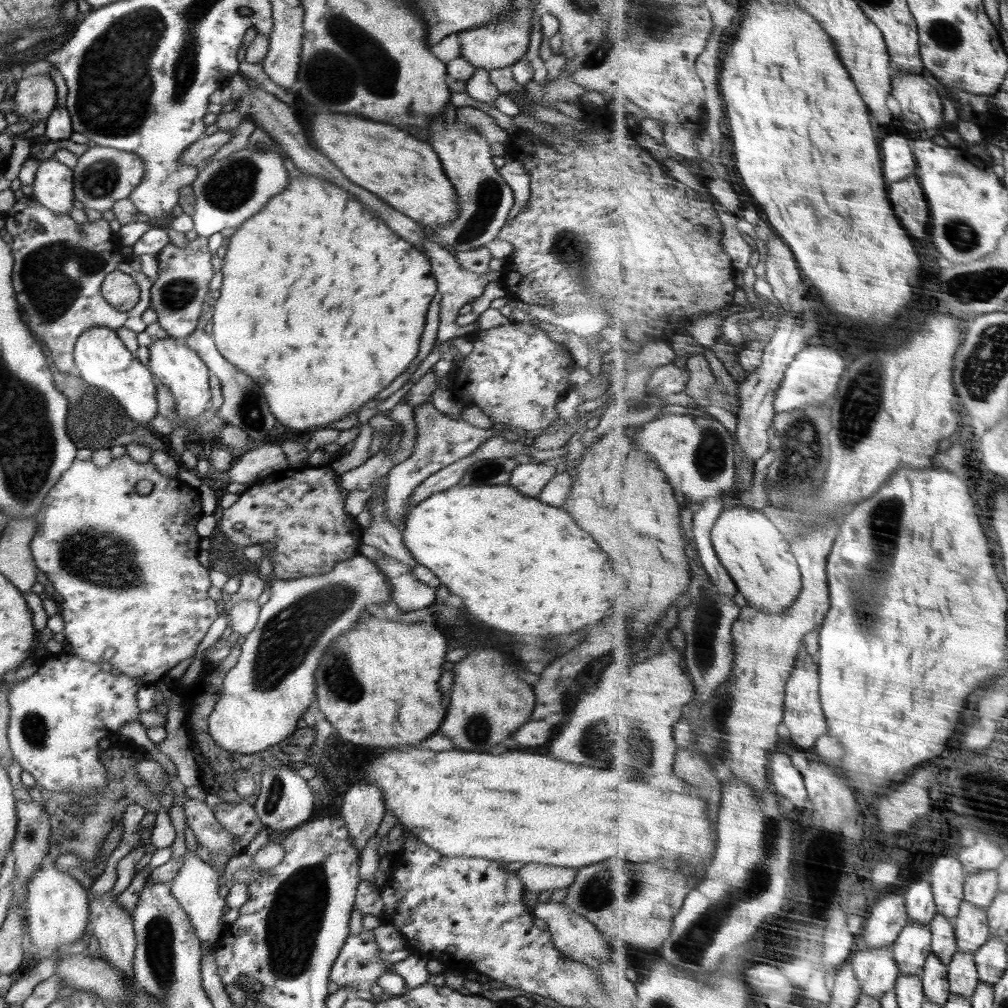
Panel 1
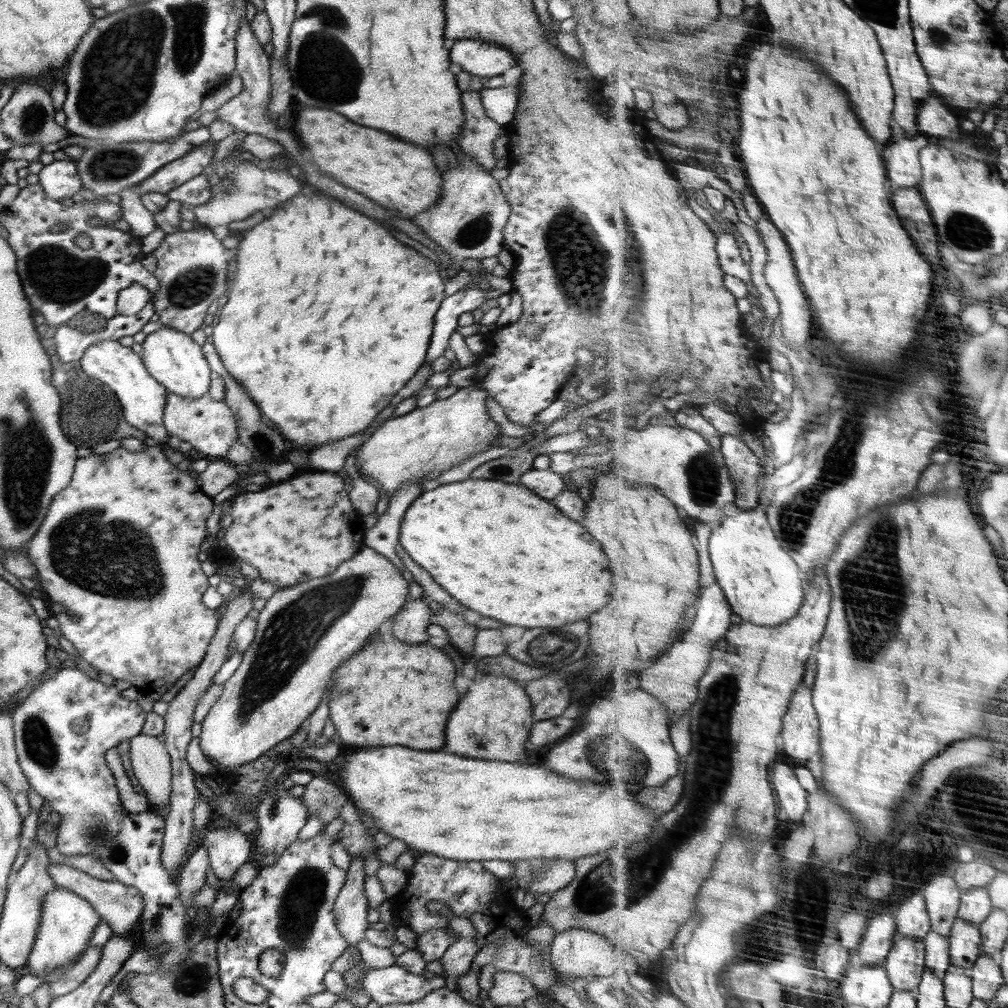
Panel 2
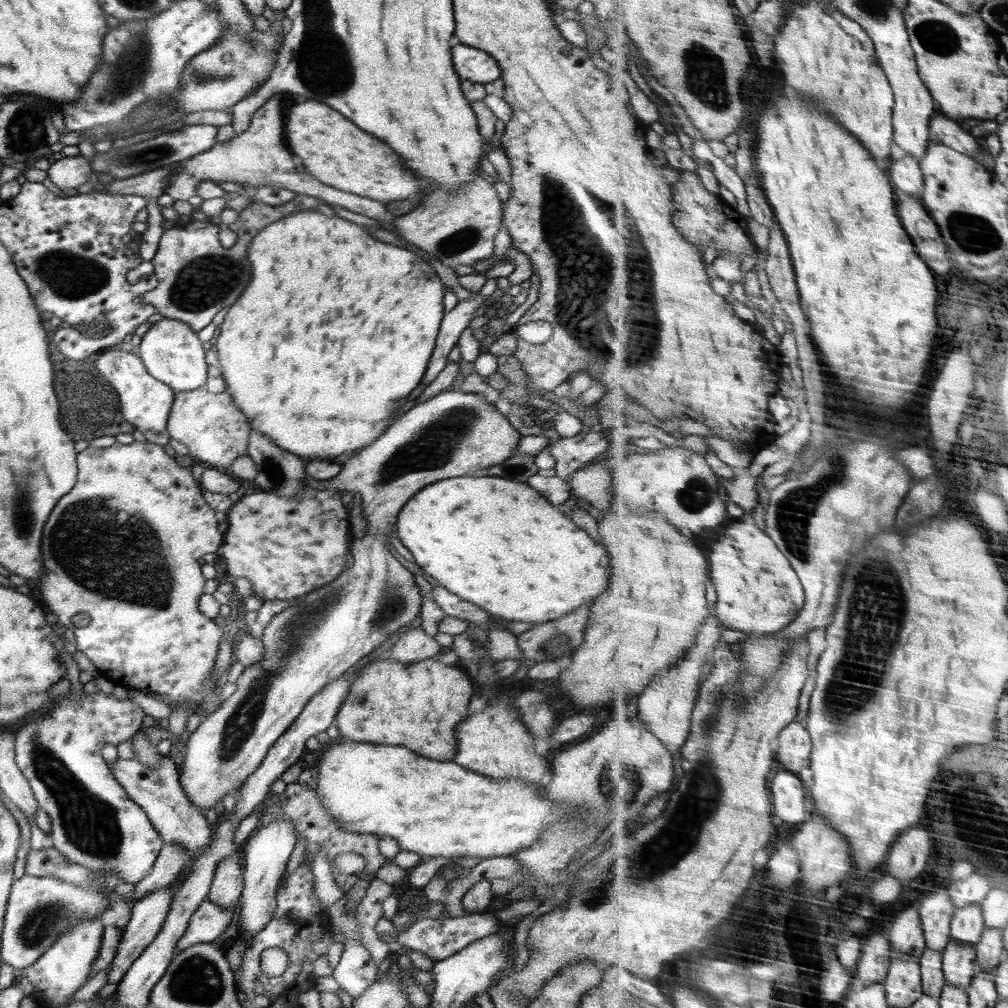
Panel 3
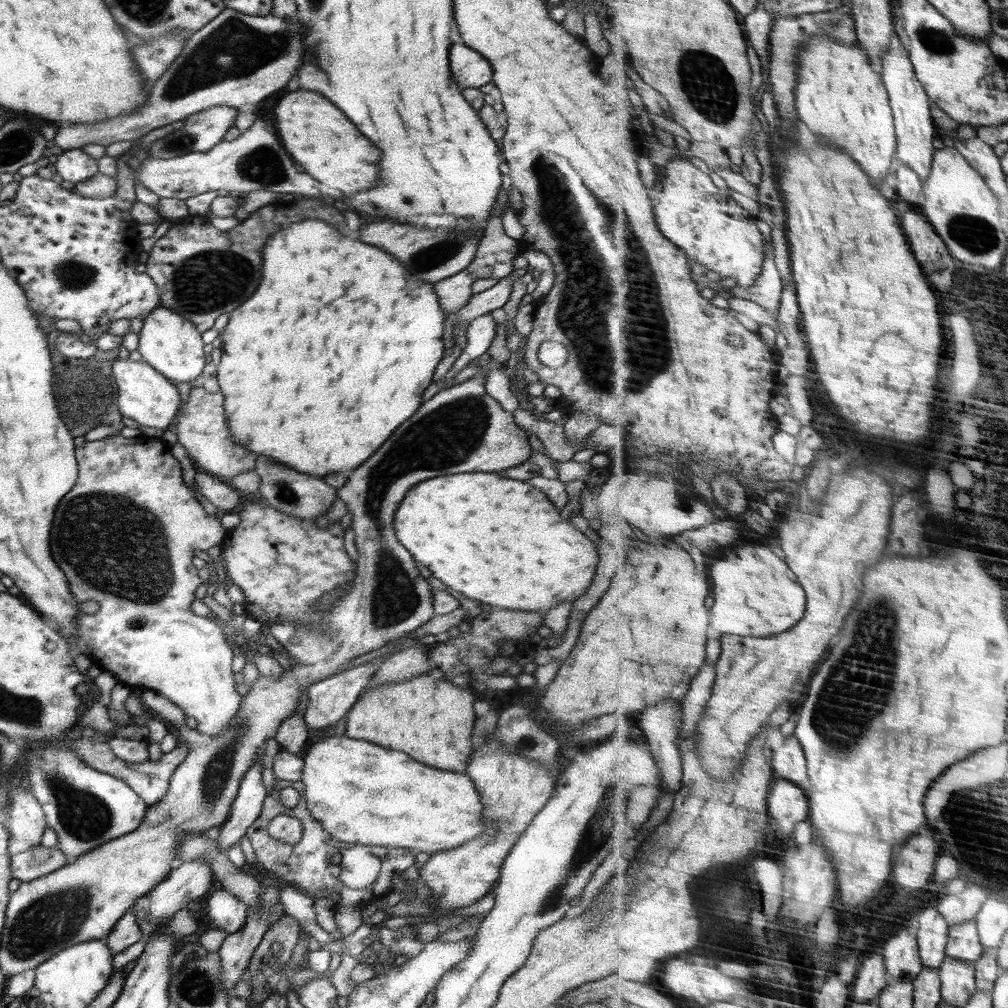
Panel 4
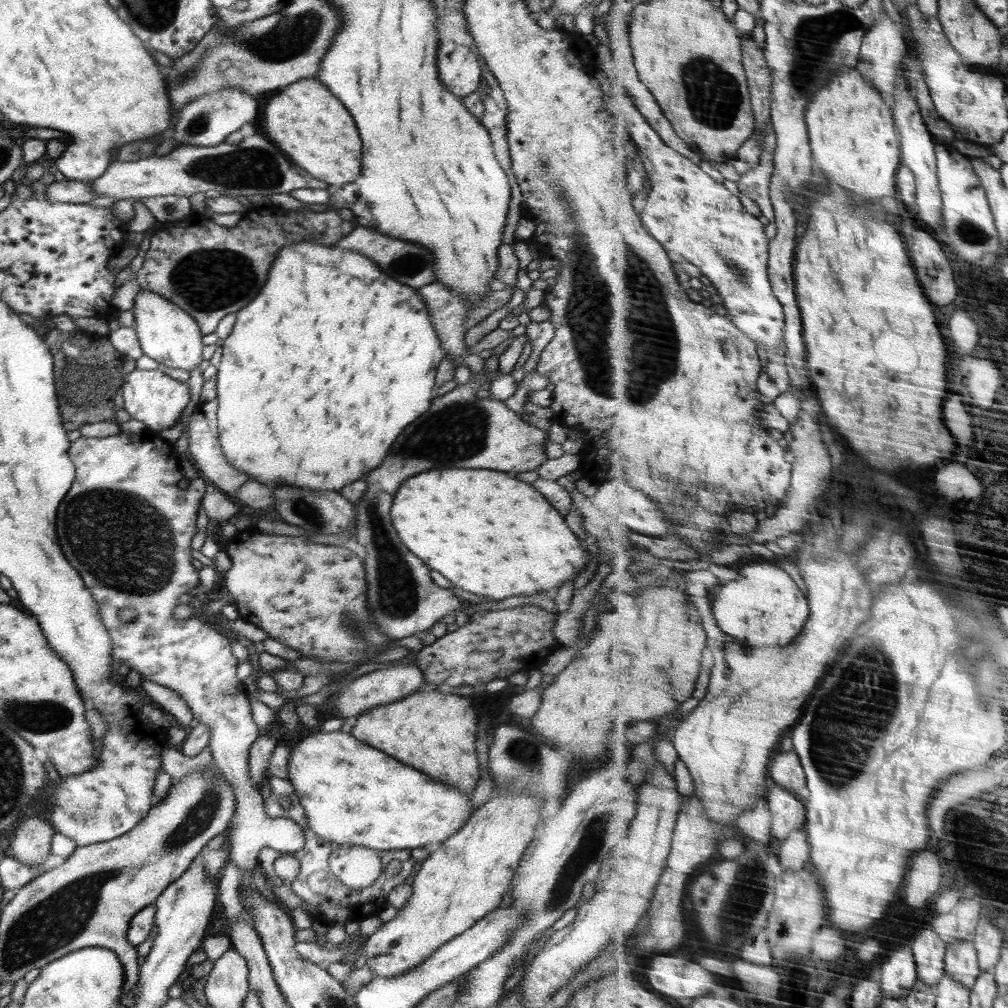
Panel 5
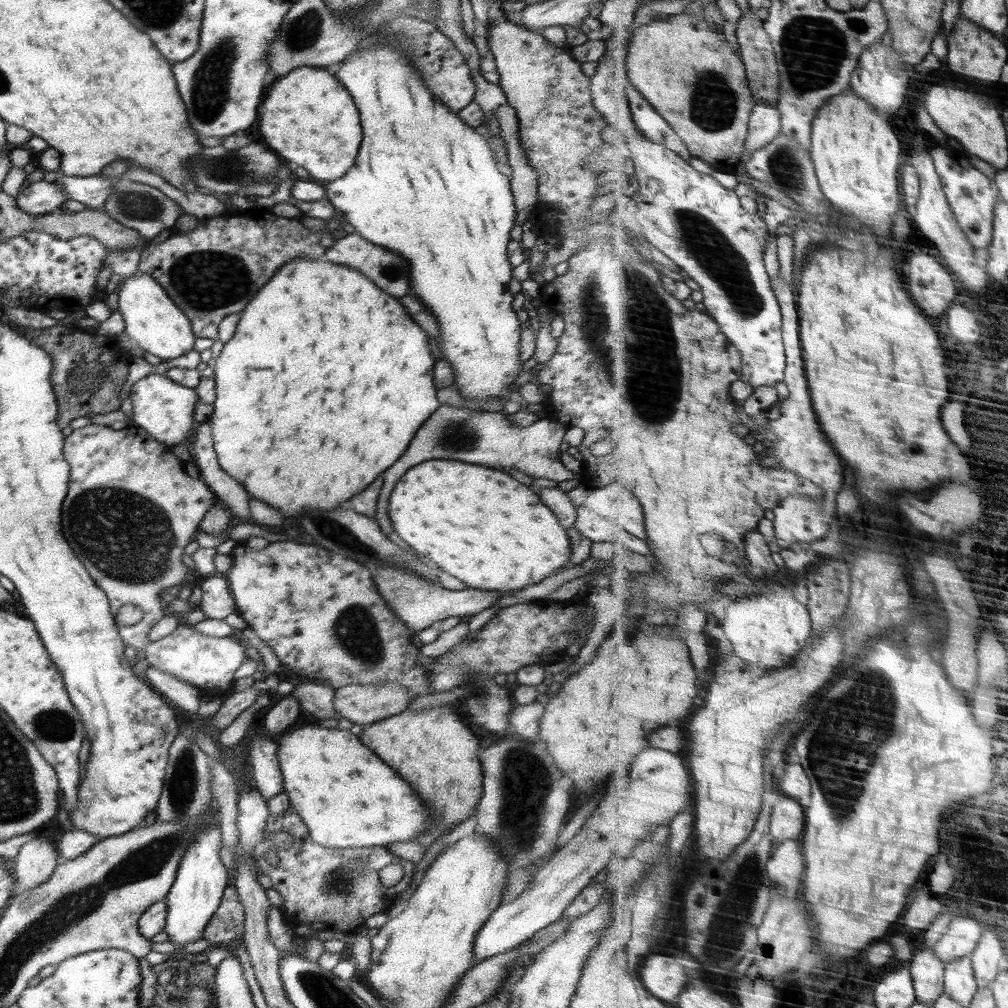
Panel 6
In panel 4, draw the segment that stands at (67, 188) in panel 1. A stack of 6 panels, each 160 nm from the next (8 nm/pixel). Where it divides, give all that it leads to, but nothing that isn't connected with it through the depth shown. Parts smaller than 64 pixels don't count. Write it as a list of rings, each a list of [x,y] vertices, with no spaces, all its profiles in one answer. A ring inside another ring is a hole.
[[[82,148],[58,156],[52,168],[54,173],[60,174],[64,181],[74,184],[90,179],[99,172],[97,160],[90,157]]]

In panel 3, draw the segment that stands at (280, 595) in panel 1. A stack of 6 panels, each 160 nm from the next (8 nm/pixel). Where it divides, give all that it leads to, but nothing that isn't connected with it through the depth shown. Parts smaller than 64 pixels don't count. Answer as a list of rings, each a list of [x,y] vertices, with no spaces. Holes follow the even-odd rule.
[[[460,389],[442,391],[434,398],[414,405],[394,420],[386,432],[352,455],[337,476],[319,480],[307,475],[304,484],[310,488],[350,492],[361,498],[363,517],[367,522],[366,535],[354,538],[351,542],[350,551],[354,558],[352,567],[342,571],[332,582],[300,596],[302,599],[299,603],[272,617],[261,638],[265,648],[262,661],[246,666],[234,683],[234,694],[219,702],[216,711],[202,718],[200,726],[185,743],[186,755],[180,766],[179,781],[186,799],[198,807],[202,814],[211,808],[221,809],[226,794],[238,792],[252,771],[260,766],[276,740],[294,723],[304,706],[320,694],[322,688],[341,678],[351,666],[376,650],[392,633],[407,628],[420,615],[421,591],[412,572],[392,555],[388,546],[389,534],[395,528],[404,503],[436,480],[470,474],[508,461],[517,450],[521,437],[507,417],[489,403],[482,393],[463,392]]]

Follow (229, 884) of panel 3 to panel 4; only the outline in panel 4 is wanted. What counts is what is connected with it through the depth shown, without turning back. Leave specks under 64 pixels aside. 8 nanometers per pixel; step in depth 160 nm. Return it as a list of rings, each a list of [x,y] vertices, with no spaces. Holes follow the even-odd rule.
[[[224,887],[210,894],[205,916],[210,921],[210,927],[225,930],[228,934],[238,932],[245,926],[249,917],[249,908],[239,898],[236,898]]]

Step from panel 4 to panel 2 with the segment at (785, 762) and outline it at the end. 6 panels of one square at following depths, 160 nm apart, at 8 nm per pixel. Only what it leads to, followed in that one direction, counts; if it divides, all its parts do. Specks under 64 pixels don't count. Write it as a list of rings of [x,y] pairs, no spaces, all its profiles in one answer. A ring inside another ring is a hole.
[[[806,684],[796,691],[791,710],[785,716],[782,748],[796,764],[810,764],[822,750],[822,728],[815,707],[814,690]]]

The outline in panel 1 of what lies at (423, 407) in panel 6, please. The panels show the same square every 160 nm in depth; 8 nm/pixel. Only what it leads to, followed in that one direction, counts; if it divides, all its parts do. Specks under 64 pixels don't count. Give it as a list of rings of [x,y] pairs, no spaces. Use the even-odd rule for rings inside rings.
[[[298,176],[290,180],[288,188],[276,194],[262,212],[258,212],[252,220],[242,223],[235,233],[226,239],[227,252],[222,260],[224,278],[220,287],[220,296],[213,306],[212,321],[214,328],[212,336],[217,351],[247,374],[260,388],[267,400],[270,412],[274,418],[288,430],[303,432],[306,435],[319,429],[327,428],[329,423],[341,418],[354,417],[369,400],[382,392],[397,376],[406,371],[410,362],[418,353],[418,342],[424,332],[428,304],[437,291],[437,282],[432,274],[429,259],[412,248],[406,240],[400,240],[382,220],[372,216],[360,202],[356,202],[342,188],[322,182],[320,178]]]

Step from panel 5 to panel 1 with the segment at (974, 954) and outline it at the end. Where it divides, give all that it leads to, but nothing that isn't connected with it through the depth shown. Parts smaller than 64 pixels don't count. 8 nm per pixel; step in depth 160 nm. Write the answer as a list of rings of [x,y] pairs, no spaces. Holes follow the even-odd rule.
[[[998,869],[981,870],[968,875],[965,898],[982,908],[990,908],[1001,892]]]

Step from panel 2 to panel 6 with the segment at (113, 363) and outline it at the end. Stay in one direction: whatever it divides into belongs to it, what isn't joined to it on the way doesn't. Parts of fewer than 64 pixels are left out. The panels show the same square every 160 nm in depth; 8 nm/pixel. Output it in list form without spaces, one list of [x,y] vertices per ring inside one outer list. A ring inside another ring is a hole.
[[[149,374],[132,385],[129,396],[133,404],[131,423],[143,428],[154,440],[172,447],[192,439],[190,431],[196,424],[194,406],[199,400],[193,388],[180,386],[165,374]]]

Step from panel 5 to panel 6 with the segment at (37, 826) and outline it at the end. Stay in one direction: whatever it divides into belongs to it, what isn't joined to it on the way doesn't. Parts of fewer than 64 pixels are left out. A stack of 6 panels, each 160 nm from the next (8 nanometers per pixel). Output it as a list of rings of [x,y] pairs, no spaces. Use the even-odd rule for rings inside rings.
[[[38,836],[20,847],[19,853],[15,856],[14,861],[15,865],[11,870],[15,879],[14,892],[20,893],[47,881],[47,878],[54,872],[58,864],[57,849],[53,843]]]

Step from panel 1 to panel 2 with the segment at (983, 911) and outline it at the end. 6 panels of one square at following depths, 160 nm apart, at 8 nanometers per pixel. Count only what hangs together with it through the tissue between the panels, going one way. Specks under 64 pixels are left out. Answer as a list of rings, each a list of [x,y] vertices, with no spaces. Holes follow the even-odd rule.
[[[959,918],[951,934],[952,964],[969,970],[985,954],[984,935],[980,924]]]

